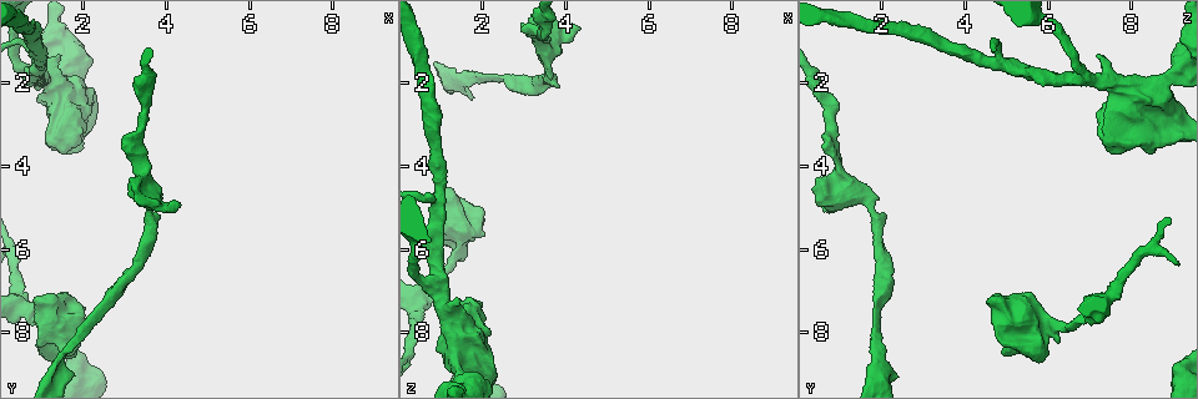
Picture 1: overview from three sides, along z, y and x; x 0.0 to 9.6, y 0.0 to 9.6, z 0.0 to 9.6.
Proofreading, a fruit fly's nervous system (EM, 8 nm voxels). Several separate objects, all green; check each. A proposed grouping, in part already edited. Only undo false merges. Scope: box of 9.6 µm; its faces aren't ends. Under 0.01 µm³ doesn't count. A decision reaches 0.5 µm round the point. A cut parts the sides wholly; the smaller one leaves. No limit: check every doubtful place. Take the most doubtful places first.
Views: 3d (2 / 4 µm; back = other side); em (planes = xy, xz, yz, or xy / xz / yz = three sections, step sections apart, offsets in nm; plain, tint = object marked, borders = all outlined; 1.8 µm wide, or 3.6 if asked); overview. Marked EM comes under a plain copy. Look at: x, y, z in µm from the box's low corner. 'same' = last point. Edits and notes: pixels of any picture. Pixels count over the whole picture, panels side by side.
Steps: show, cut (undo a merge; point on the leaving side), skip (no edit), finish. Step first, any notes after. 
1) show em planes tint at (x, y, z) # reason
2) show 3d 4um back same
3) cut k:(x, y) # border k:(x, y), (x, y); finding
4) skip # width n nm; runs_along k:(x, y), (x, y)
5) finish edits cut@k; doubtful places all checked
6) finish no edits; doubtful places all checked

show em planes tint at (3.45, 4.75, 0.95) # looks like a crossing

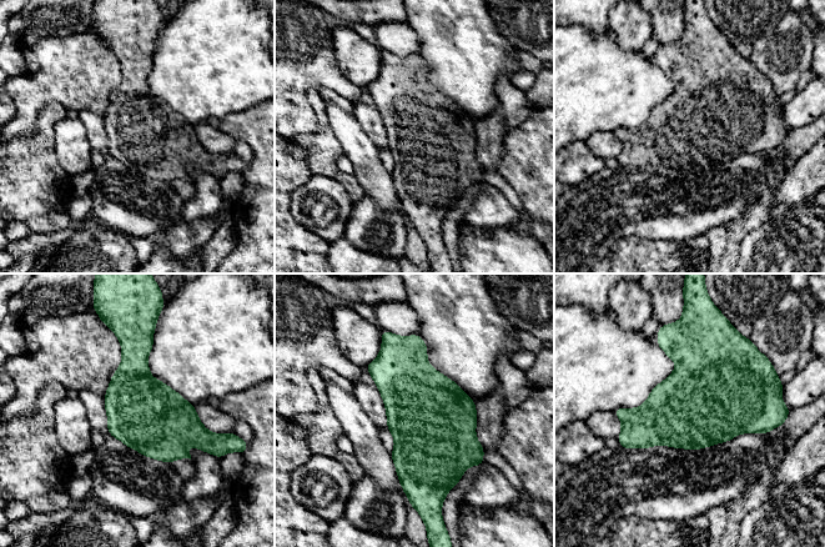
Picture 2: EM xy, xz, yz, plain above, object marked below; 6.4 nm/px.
skip # width 460 nm; all the same cell

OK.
show em yz step 16 tint at (1.25, 8.85, 1.85) # thick turns thin

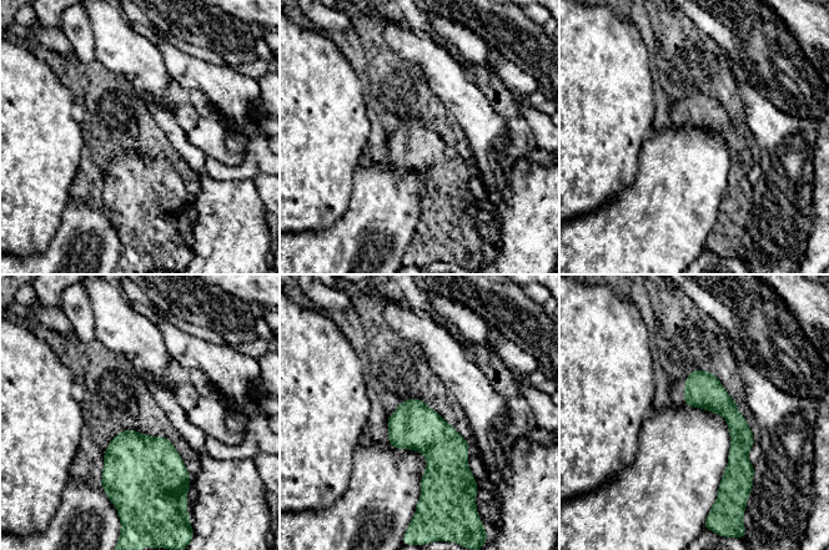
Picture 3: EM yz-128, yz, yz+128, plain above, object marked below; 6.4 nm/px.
show em planes tint same # another direction

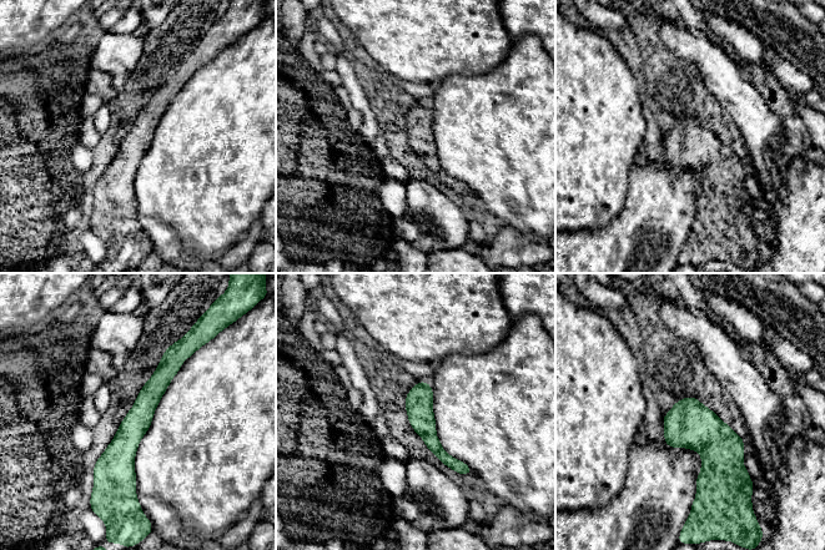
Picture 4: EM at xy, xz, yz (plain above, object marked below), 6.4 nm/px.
skip # continuous, no second cell

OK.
show 3d 4um at (2.65, 7.10, 1.95) # thick turns thin

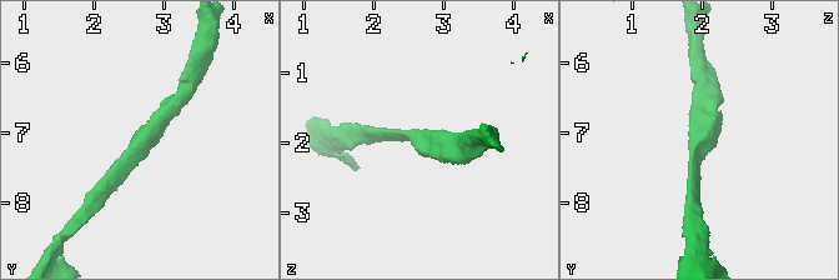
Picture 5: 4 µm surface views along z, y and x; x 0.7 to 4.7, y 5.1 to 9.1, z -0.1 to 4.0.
show em planes tint at (2.65, 7.10, 2.00) # shape alone is not enough

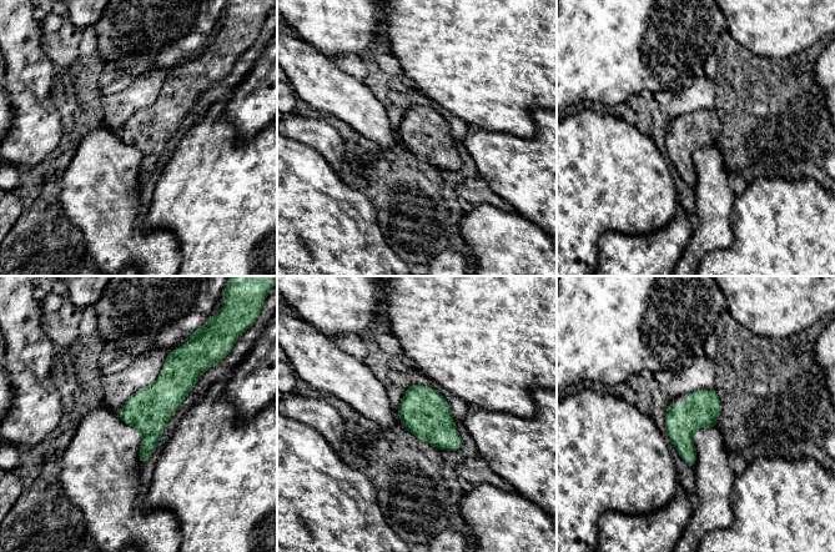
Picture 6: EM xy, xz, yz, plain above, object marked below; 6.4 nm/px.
skip # runs_along 6:(176, 352), (142, 458); continuous, no second cell

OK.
finish no edits; doubtful places all checked

